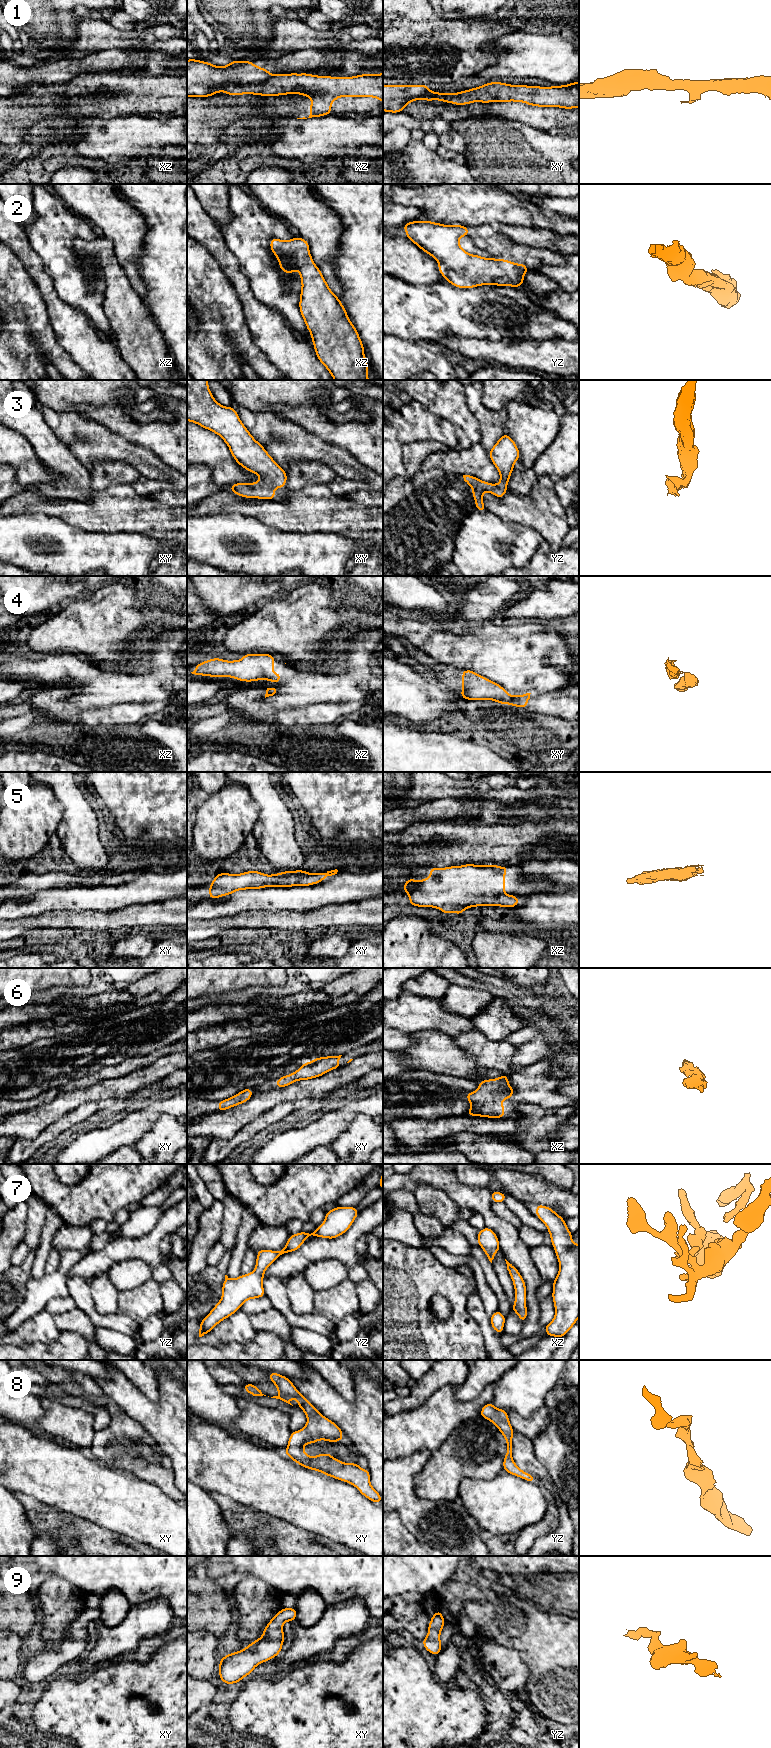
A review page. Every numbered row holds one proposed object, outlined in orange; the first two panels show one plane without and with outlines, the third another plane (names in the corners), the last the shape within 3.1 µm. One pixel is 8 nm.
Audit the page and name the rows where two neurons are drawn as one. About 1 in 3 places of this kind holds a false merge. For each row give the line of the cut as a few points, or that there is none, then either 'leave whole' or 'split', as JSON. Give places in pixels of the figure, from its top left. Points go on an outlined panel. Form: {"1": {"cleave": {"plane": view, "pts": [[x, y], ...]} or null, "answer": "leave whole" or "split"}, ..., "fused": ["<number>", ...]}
{"1": {"cleave": {"plane": "xz", "pts": [[272, 75], [261, 81], [245, 84], [227, 84], [223, 91]]}, "answer": "split"}, "2": {"cleave": null, "answer": "leave whole"}, "3": {"cleave": null, "answer": "leave whole"}, "4": {"cleave": {"plane": "xz", "pts": [[275, 688], [277, 691]]}, "answer": "split"}, "5": {"cleave": null, "answer": "leave whole"}, "6": {"cleave": null, "answer": "leave whole"}, "7": {"cleave": null, "answer": "leave whole"}, "8": {"cleave": null, "answer": "leave whole"}, "9": {"cleave": null, "answer": "leave whole"}, "fused": ["1", "4"]}

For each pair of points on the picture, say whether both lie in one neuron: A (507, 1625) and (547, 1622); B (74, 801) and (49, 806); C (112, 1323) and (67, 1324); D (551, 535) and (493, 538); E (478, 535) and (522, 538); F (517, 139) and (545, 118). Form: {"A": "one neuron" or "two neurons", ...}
{"A": "one neuron", "B": "two neurons", "C": "two neurons", "D": "two neurons", "E": "one neuron", "F": "two neurons"}

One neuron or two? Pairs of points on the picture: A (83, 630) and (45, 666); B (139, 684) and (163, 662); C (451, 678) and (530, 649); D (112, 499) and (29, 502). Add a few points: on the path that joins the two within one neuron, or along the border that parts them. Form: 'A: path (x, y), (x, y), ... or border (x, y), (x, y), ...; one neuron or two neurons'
A: border (75, 653), (47, 654); two neurons
B: path (145, 682), (159, 668); one neuron
C: border (469, 668), (493, 681); two neurons
D: path (91, 508), (59, 508), (50, 506); one neuron

